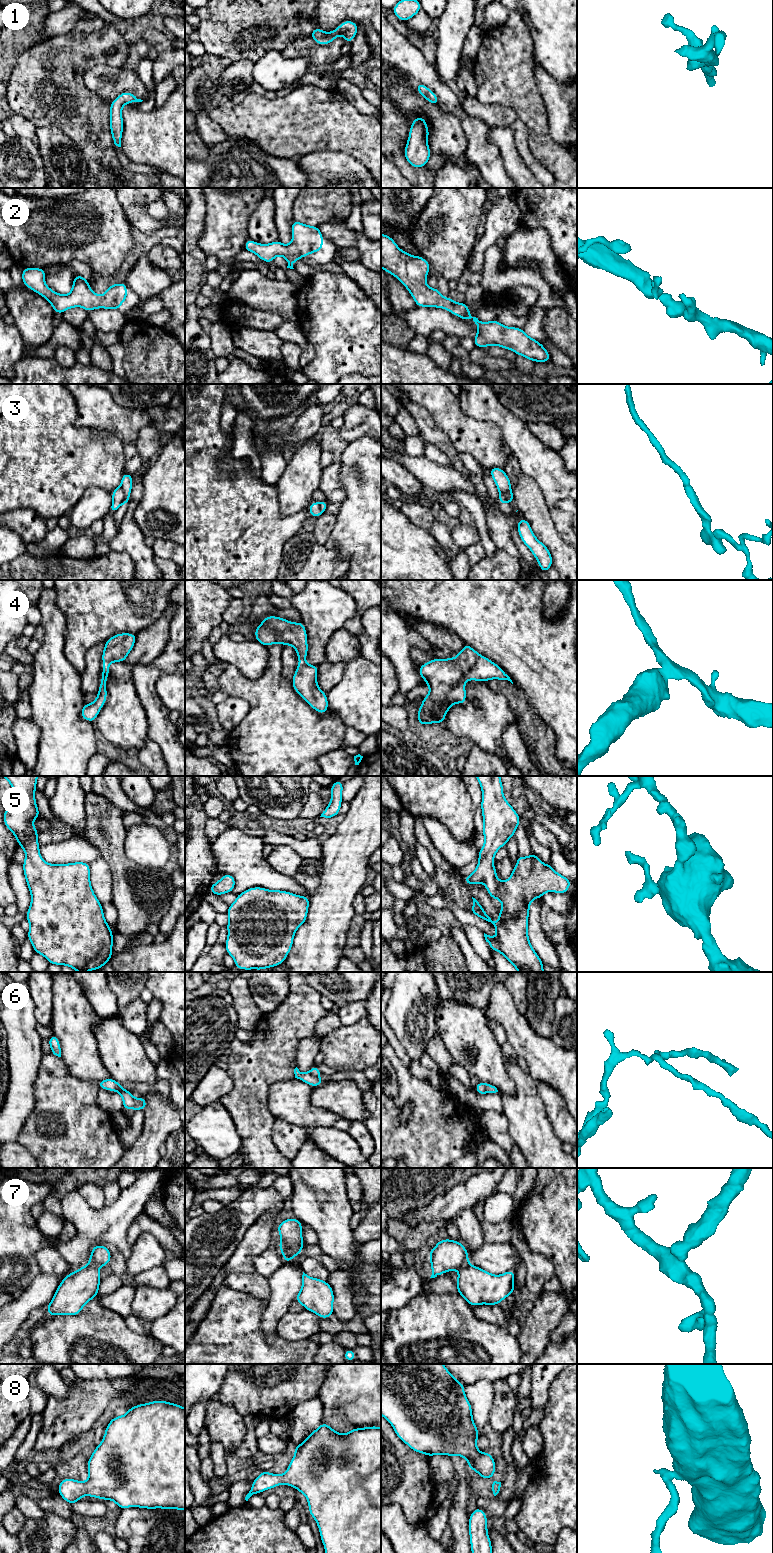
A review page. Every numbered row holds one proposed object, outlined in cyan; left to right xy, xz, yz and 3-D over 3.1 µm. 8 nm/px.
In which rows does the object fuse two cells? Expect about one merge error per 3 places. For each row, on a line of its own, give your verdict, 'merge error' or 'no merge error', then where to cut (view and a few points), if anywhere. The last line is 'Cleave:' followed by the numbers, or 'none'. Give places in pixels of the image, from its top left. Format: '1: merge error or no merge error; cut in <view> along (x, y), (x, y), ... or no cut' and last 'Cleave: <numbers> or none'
1: no merge error; no cut
2: no merge error; no cut
3: merge error; cut in xy along (120, 486), (124, 493), (123, 502)
4: no merge error; no cut
5: no merge error; no cut
6: merge error; cut in xz along (309, 1072), (318, 1077)
7: merge error; cut in xz along (280, 1243), (295, 1254)
8: no merge error; no cut
Cleave: 3, 6, 7

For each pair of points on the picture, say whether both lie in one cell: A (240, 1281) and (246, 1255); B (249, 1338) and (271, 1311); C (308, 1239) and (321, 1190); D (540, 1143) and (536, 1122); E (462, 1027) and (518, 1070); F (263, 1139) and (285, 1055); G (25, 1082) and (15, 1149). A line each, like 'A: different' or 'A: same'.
A: different
B: different
C: different
D: same
E: different
F: same
G: different

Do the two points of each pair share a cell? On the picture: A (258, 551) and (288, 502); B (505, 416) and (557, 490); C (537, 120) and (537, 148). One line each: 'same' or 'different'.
A: different
B: same
C: same

